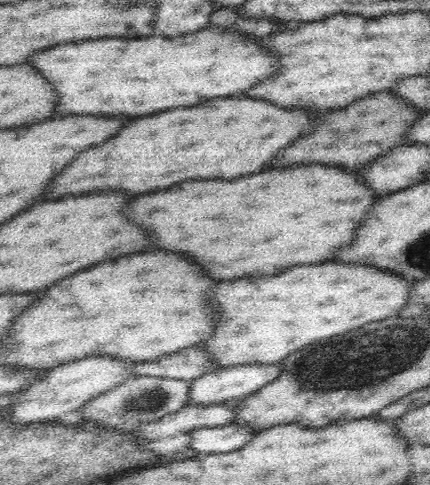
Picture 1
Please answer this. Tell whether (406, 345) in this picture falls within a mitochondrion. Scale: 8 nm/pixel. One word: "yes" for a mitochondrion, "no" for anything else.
yes

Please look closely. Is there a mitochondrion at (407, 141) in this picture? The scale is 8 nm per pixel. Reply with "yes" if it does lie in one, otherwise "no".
no

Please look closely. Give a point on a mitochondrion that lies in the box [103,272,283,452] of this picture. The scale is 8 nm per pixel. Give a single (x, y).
(144, 403)

